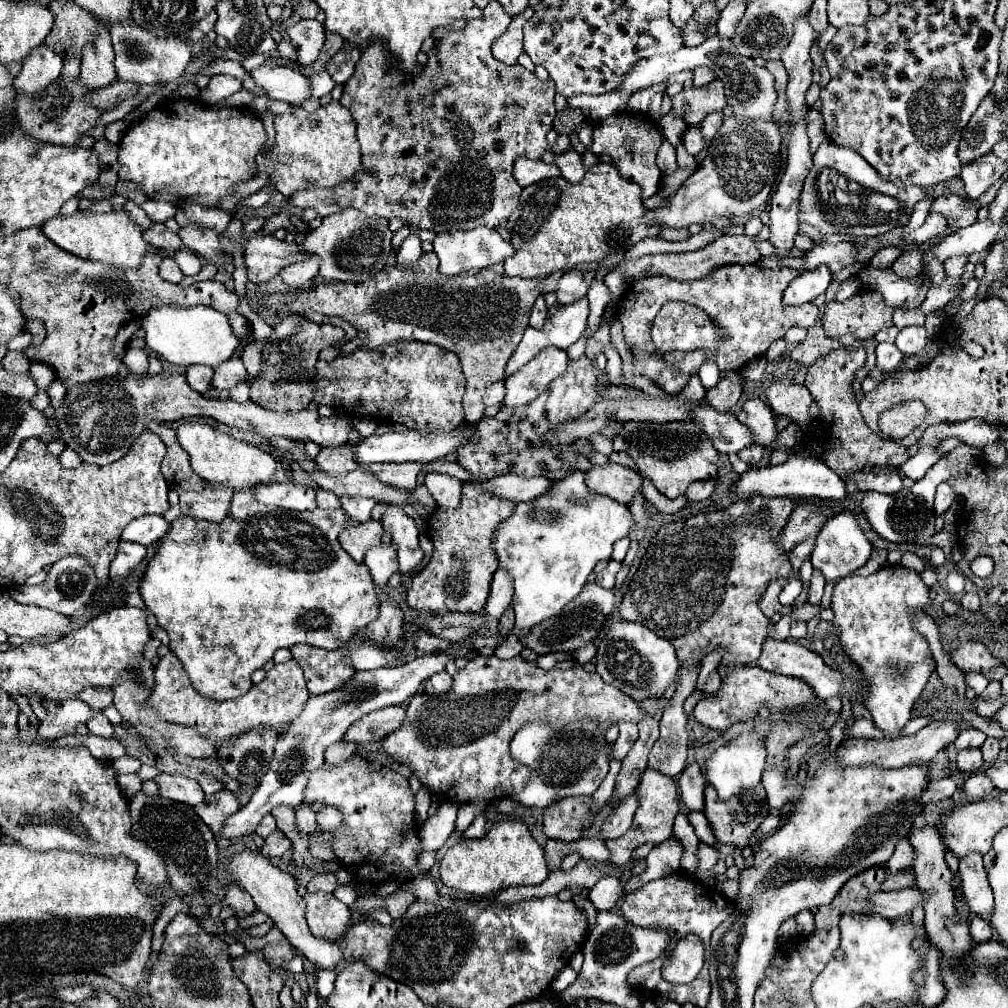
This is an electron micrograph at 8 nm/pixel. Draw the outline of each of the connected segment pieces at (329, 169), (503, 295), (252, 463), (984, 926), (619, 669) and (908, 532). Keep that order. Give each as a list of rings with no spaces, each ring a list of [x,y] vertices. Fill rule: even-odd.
[[[330,102],[314,112],[308,112],[302,106],[292,106],[290,112],[274,118],[274,128],[276,140],[264,156],[270,162],[270,180],[284,196],[294,194],[300,188],[300,182],[312,182],[320,188],[330,188],[348,180],[360,170],[356,122],[340,102]]]
[[[396,250],[390,254],[389,269],[378,274],[374,282],[324,282],[318,284],[316,290],[280,296],[272,294],[250,306],[270,326],[278,324],[280,316],[302,312],[306,308],[326,316],[340,316],[358,334],[364,334],[362,344],[358,346],[364,350],[394,344],[398,340],[418,340],[442,346],[454,354],[462,352],[460,364],[466,376],[466,394],[462,398],[462,406],[466,412],[466,422],[476,424],[484,416],[482,392],[486,390],[486,384],[504,378],[506,362],[528,328],[530,310],[536,298],[544,294],[542,286],[546,278],[510,278],[504,274],[502,264],[494,264],[494,272],[474,270],[450,278],[438,272],[434,252],[422,254],[412,268],[399,264],[396,254]]]
[[[184,422],[182,426],[178,426],[176,436],[180,446],[190,456],[192,470],[206,482],[224,484],[234,490],[240,490],[246,486],[258,486],[258,484],[270,482],[276,472],[276,460],[268,452],[256,446],[250,446],[242,440],[236,440],[226,432],[214,430],[212,426],[198,424],[198,422]]]
[[[980,916],[972,918],[972,922],[970,922],[970,934],[972,934],[972,940],[976,944],[992,940],[992,928],[990,928],[990,924],[986,920],[982,920]]]
[[[614,620],[608,628],[606,638],[598,646],[596,672],[606,682],[616,686],[620,692],[628,694],[632,700],[640,702],[644,698],[660,698],[668,684],[674,680],[680,662],[676,658],[674,646],[668,640],[660,640],[650,628],[638,622]]]
[[[966,444],[958,446],[942,462],[938,462],[936,466],[930,468],[928,474],[920,482],[916,482],[914,490],[904,488],[896,496],[882,496],[880,492],[866,492],[862,502],[860,502],[860,512],[870,522],[872,530],[888,542],[916,544],[918,540],[928,540],[930,536],[934,536],[934,520],[936,520],[936,516],[934,516],[934,494],[936,494],[936,486],[940,482],[946,482],[950,476],[964,472],[966,464],[974,462],[978,456],[982,456],[980,448],[972,448],[972,446],[966,446]]]

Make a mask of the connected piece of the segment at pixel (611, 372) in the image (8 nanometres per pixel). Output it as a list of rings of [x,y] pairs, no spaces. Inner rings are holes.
[[[610,342],[604,350],[606,358],[608,358],[608,366],[606,366],[606,372],[608,372],[608,378],[614,386],[618,386],[618,380],[622,378],[622,360],[620,360],[620,354],[614,346],[614,342]]]

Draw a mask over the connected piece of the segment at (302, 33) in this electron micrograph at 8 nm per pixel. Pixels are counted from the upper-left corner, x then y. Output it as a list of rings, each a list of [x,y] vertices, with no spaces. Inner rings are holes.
[[[300,20],[298,24],[288,28],[288,36],[296,46],[298,64],[306,68],[320,54],[320,48],[324,44],[324,26],[318,20]]]

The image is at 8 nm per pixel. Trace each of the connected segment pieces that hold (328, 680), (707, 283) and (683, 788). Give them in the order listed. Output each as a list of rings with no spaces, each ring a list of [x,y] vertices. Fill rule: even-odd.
[[[296,644],[294,648],[290,648],[290,652],[304,670],[310,694],[336,690],[354,674],[352,668],[346,668],[342,664],[342,652],[346,652],[346,648],[326,652],[310,644]]]
[[[752,264],[748,266],[722,266],[714,270],[710,276],[702,280],[674,280],[666,276],[652,276],[646,280],[640,280],[626,288],[624,296],[618,304],[618,320],[622,322],[622,332],[628,348],[632,350],[644,350],[654,354],[654,344],[650,340],[650,326],[654,316],[660,312],[660,308],[666,302],[686,302],[696,308],[702,308],[706,316],[712,318],[722,328],[722,340],[720,346],[714,350],[695,350],[692,352],[672,351],[664,353],[664,360],[672,366],[676,366],[680,372],[695,374],[706,360],[714,360],[720,371],[738,371],[754,358],[760,358],[766,354],[768,346],[774,340],[784,338],[784,334],[794,328],[810,328],[814,326],[818,318],[818,308],[814,304],[802,304],[802,306],[784,306],[782,304],[782,292],[786,286],[800,274],[800,270],[794,268],[772,268],[762,270]]]
[[[690,764],[682,772],[682,776],[678,780],[678,788],[680,788],[680,796],[682,796],[682,800],[690,812],[702,812],[704,810],[706,780],[704,780],[698,764]]]

